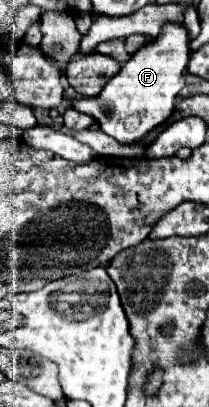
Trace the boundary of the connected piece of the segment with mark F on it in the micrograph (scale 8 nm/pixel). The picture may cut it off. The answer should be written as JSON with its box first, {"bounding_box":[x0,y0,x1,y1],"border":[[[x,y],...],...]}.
{"bounding_box":[73,22,189,144],"border":[[[165,22],[157,40],[153,38],[131,60],[123,64],[119,74],[115,74],[101,94],[95,100],[77,100],[73,98],[73,106],[79,112],[91,114],[101,130],[115,138],[117,142],[131,144],[141,140],[147,132],[151,132],[157,124],[163,124],[175,106],[175,100],[185,86],[185,74],[189,64],[189,32],[183,22]]]}

